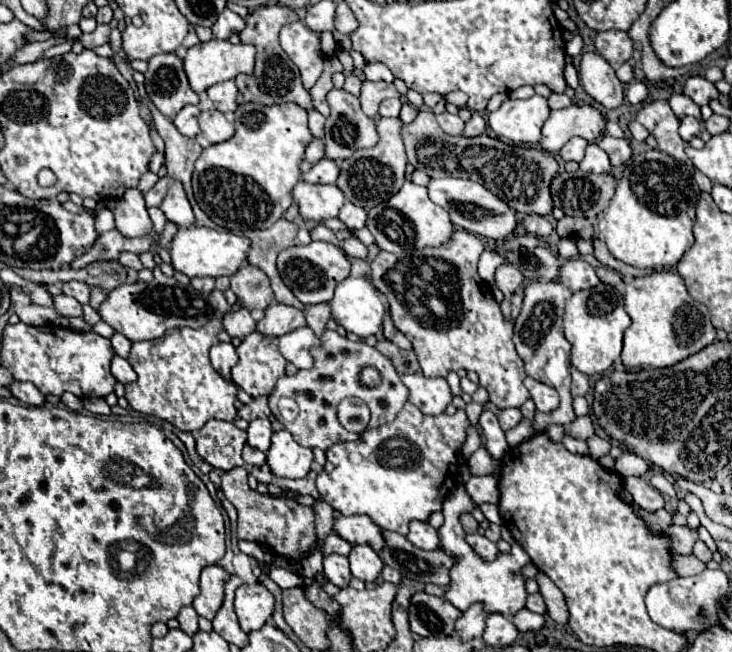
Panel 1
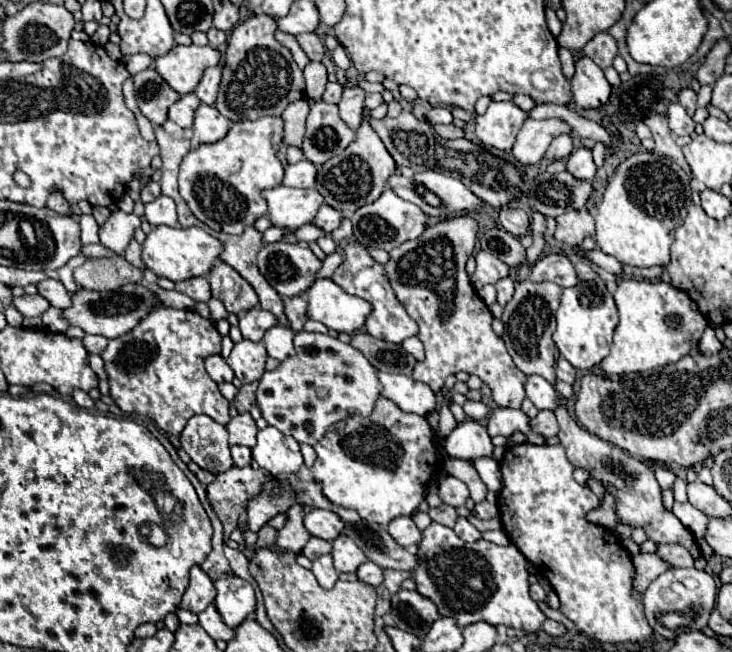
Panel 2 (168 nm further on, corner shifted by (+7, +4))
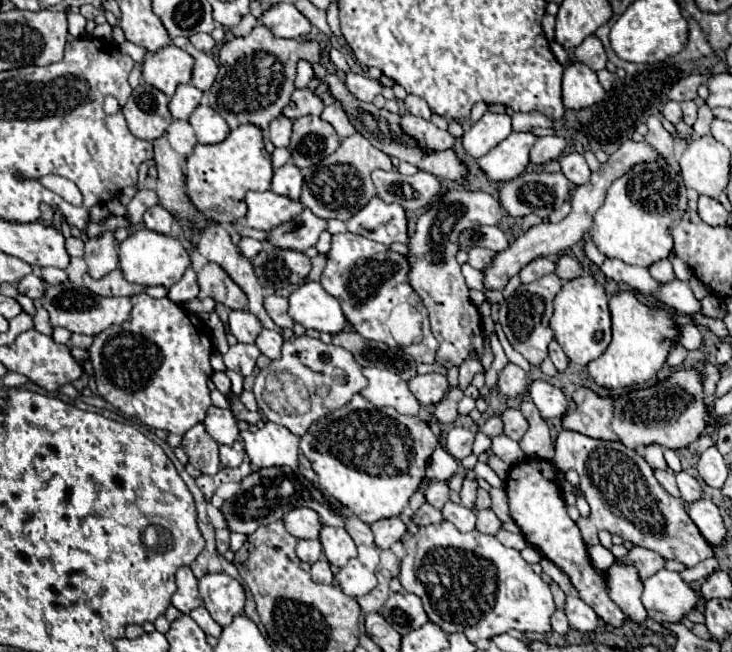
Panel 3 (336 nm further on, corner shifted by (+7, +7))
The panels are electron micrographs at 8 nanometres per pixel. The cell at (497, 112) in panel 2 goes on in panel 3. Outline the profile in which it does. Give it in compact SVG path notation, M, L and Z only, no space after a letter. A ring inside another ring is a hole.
M487 111L473 127L463 133L463 147L471 157L481 157L511 133L511 117L507 113Z

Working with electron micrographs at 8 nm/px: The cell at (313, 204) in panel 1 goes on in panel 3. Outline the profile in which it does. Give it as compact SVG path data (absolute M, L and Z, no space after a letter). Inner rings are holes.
M249 191L249 195L245 195L245 205L247 205L247 213L243 221L247 227L257 231L269 231L271 227L277 227L293 219L293 215L297 215L303 209L299 201L291 201L271 191L263 191L263 193Z

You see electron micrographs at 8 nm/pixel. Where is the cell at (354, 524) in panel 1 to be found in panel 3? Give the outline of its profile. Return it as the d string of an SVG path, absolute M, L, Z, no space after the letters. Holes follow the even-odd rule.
M299 507L285 513L283 525L285 525L285 531L289 531L289 535L297 539L317 539L319 529L321 529L319 515L307 507Z

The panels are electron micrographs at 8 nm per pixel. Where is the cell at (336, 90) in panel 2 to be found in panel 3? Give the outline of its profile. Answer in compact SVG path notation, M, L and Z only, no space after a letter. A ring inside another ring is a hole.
M295 89L289 105L285 107L285 111L281 111L281 115L289 119L299 119L305 115L321 115L321 111L323 101L311 89Z

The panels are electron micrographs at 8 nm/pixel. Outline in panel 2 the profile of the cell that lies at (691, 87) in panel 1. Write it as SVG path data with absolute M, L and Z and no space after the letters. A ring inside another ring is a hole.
M683 88L677 98L679 98L679 104L687 110L687 114L693 116L693 112L697 110L697 92L693 88Z

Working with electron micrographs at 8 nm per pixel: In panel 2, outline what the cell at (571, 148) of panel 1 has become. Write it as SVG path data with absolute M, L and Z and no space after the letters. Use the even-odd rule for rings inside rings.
M561 134L551 142L545 158L547 160L561 160L561 158L567 158L571 152L573 152L573 138L569 134Z

